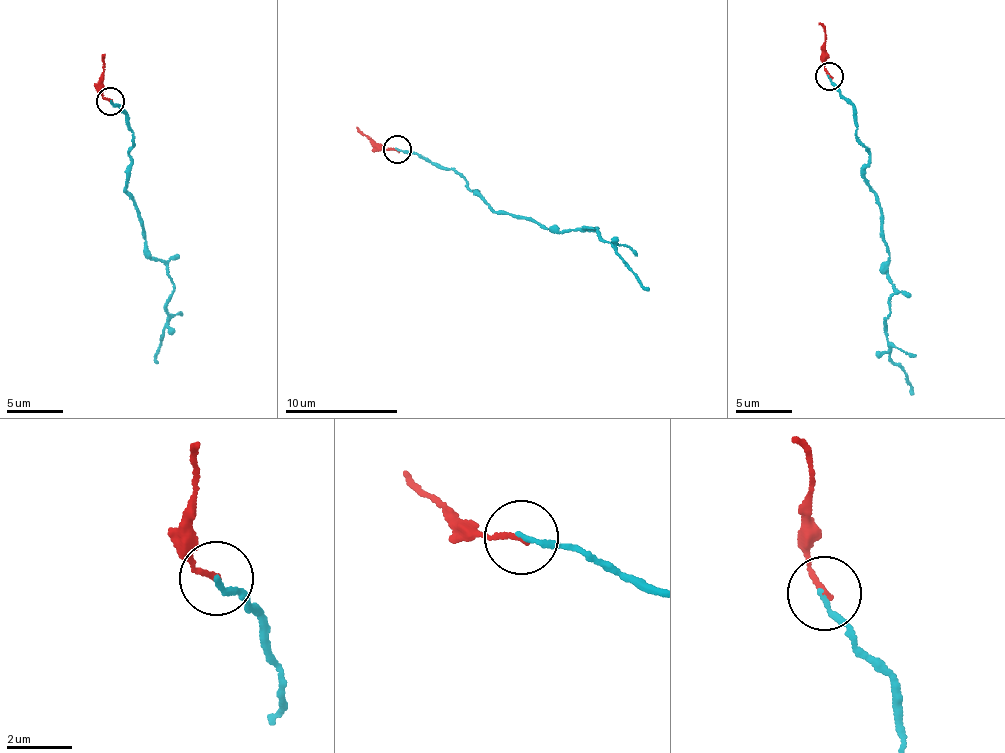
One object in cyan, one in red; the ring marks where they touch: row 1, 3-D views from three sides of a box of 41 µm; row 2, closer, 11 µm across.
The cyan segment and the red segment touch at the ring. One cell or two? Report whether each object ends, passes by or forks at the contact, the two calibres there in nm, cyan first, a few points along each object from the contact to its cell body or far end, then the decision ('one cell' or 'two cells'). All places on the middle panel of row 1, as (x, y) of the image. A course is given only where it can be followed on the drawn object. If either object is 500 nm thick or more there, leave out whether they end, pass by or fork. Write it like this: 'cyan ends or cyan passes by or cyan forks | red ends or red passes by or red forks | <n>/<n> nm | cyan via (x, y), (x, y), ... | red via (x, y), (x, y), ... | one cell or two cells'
cyan ends | red ends | 180/170 nm | cyan via (396, 149), (450, 168), (498, 213), (517, 214), (554, 232), (591, 227), (620, 256), (644, 287), (648, 287) | red via (396, 149), (384, 148), (356, 126) | two cells

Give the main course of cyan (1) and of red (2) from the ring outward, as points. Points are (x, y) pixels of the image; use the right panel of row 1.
1: (828, 76), (866, 148), (863, 179), (876, 196), (892, 292), (886, 341), (910, 395)
2: (828, 76), (824, 65), (824, 27), (818, 22)

